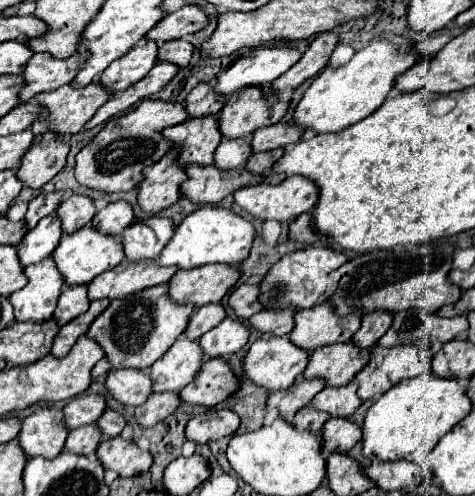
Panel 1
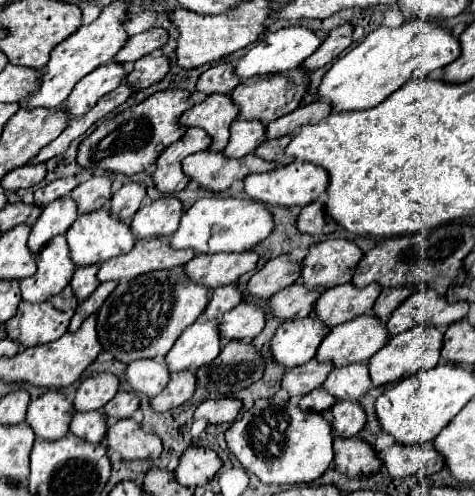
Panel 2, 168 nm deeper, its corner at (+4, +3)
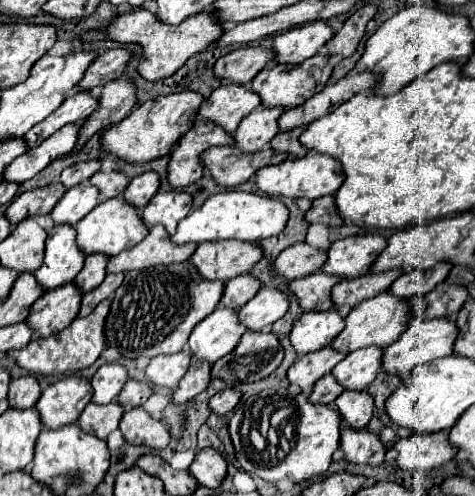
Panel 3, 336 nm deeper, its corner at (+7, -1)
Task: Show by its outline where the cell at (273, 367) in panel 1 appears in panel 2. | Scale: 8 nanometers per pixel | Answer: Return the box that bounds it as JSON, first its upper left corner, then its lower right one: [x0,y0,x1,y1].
[272,315,330,369]

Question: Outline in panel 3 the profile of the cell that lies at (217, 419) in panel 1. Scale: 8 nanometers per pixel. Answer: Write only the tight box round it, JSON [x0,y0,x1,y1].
[209,389,241,415]

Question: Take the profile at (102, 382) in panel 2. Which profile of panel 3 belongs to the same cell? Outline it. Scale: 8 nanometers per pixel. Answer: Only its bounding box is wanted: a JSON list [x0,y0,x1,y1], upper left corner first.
[91,363,129,405]

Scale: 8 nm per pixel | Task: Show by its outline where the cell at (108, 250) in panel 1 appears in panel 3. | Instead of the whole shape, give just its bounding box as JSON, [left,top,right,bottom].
[75,195,147,257]

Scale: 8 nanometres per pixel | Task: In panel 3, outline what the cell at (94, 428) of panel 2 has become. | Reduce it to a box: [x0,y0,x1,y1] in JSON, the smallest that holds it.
[79,401,123,439]

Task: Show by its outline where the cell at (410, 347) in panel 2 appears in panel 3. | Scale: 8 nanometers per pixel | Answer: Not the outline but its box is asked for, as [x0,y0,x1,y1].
[381,319,457,379]

